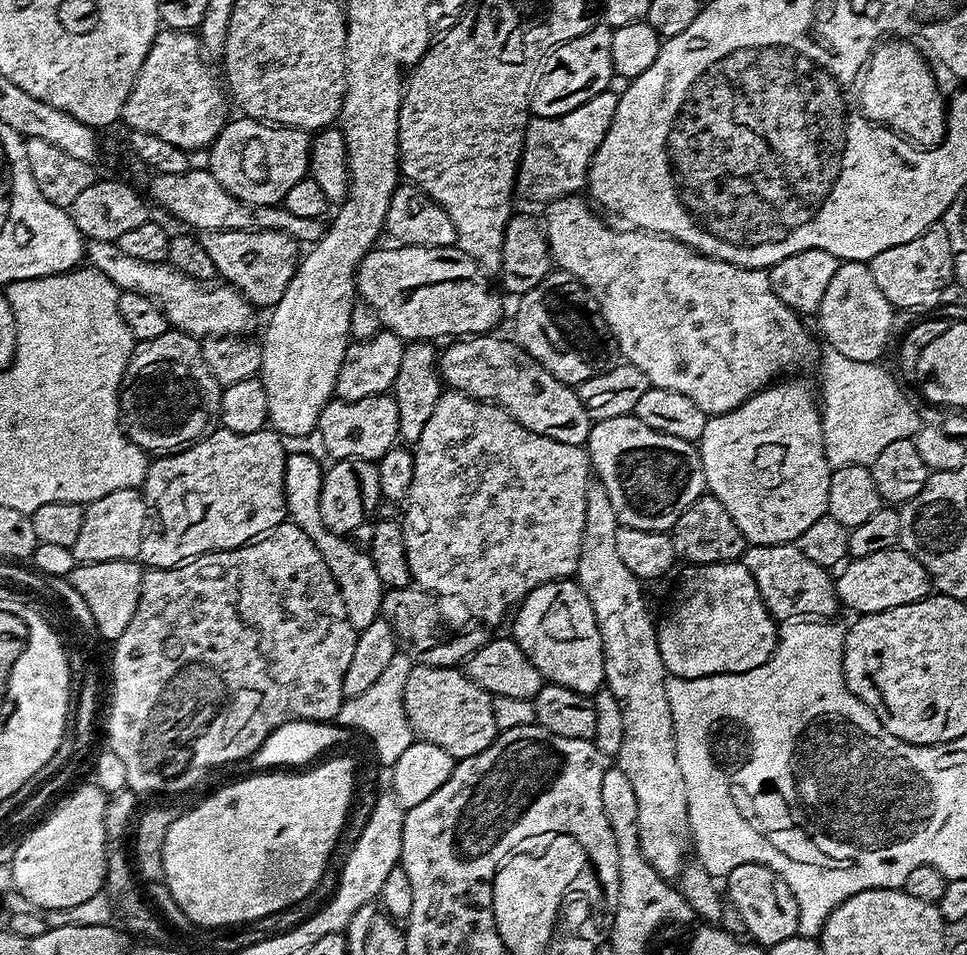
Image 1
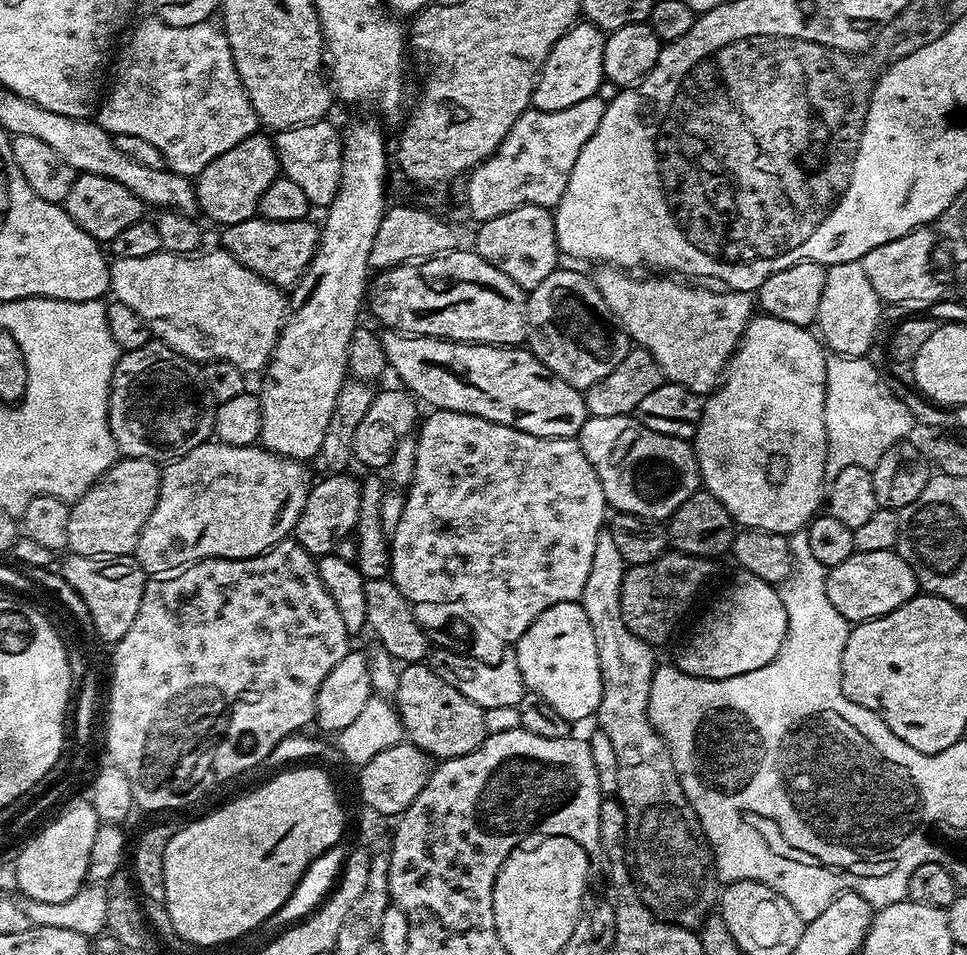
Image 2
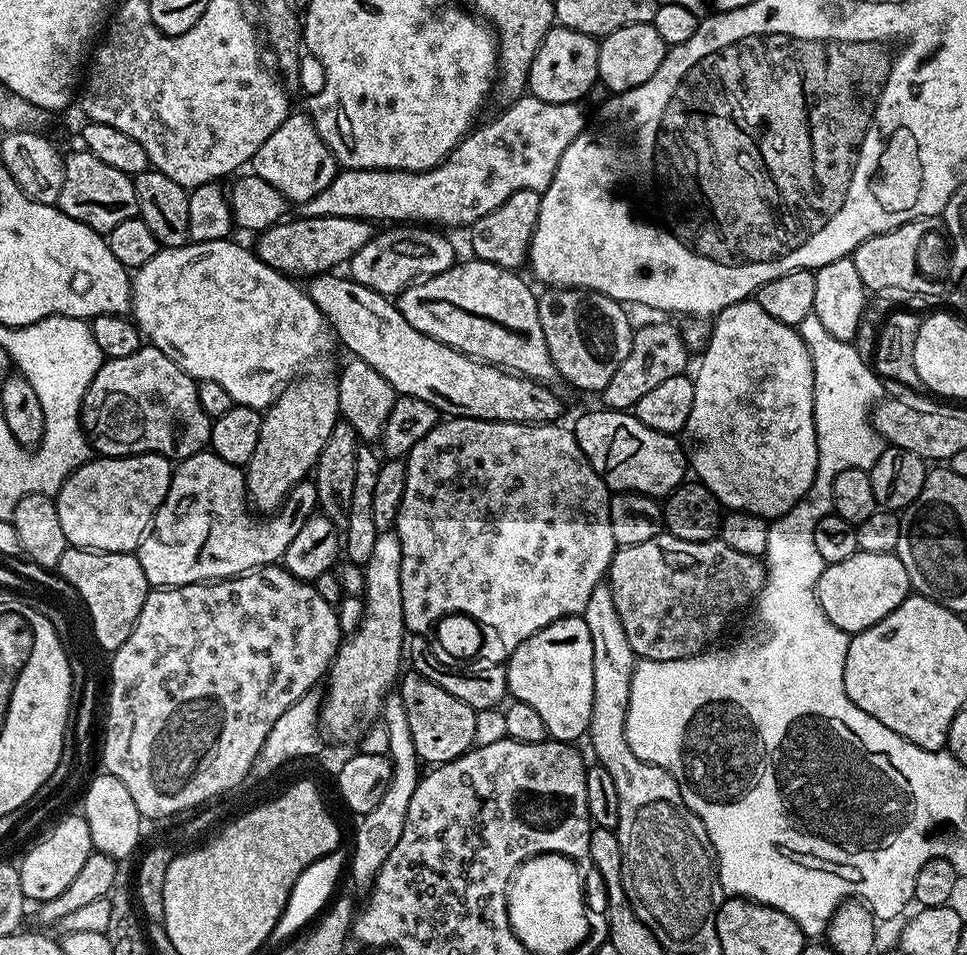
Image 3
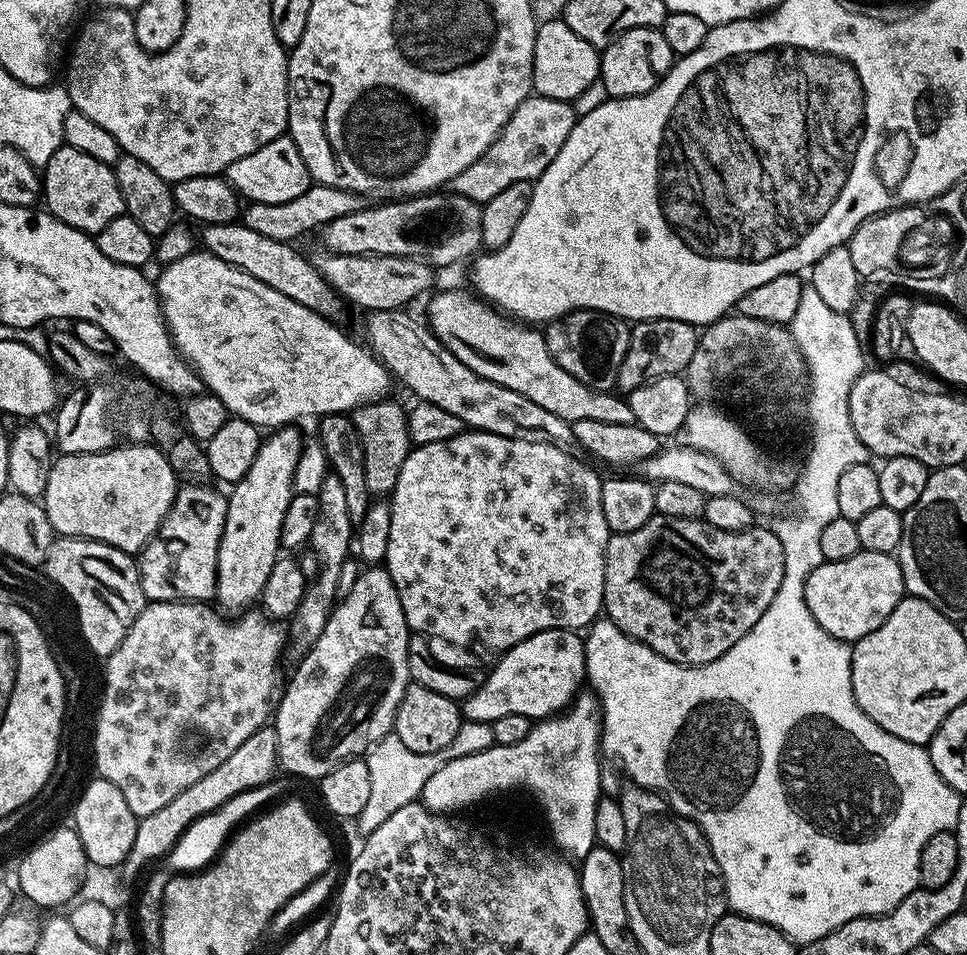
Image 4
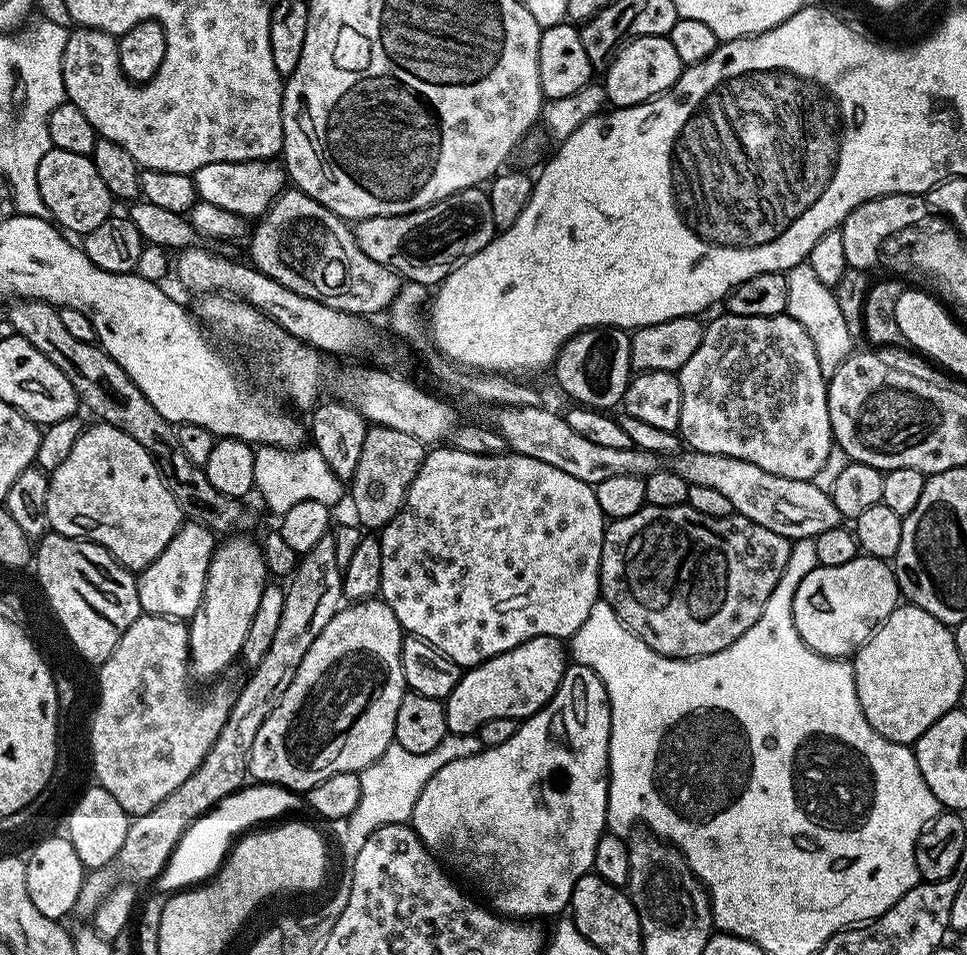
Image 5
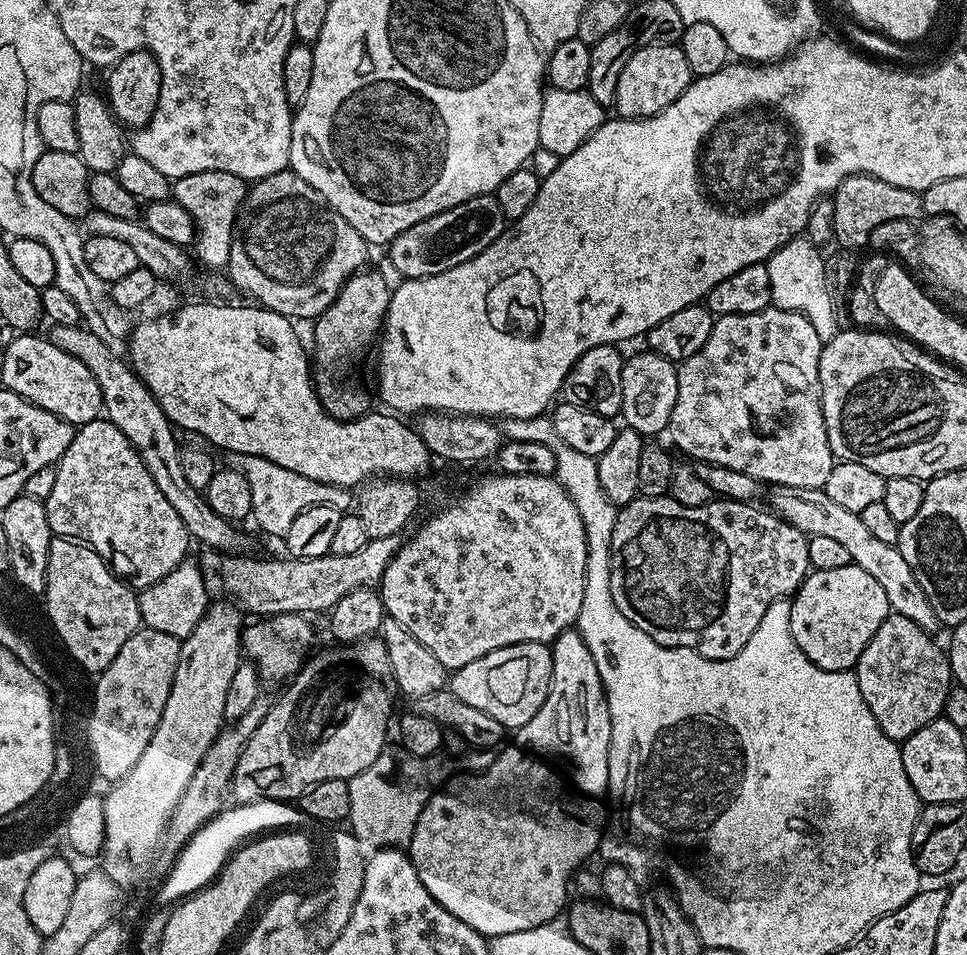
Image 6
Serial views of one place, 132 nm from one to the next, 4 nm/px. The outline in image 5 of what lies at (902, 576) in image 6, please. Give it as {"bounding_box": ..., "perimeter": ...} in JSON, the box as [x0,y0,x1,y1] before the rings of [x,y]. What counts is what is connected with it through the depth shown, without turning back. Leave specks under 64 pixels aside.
{"bounding_box":[670,450,842,540],"perimeter":[[[691,450],[671,457],[670,467],[689,485],[714,486],[730,502],[735,515],[750,518],[750,522],[758,522],[758,526],[766,526],[766,530],[774,530],[787,540],[815,538],[827,528],[841,527],[842,517],[831,495],[811,480],[778,478],[778,474],[766,474],[766,470],[754,466],[754,462],[742,462],[742,458]]]}

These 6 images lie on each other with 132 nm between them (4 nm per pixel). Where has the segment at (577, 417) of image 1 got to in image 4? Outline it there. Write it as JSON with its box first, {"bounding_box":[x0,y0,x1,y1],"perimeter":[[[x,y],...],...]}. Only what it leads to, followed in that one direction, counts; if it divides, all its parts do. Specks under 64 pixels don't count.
{"bounding_box":[202,222,346,318],"perimeter":[[[242,222],[205,224],[202,231],[204,231],[203,251],[222,258],[222,262],[230,262],[230,266],[238,270],[246,270],[246,274],[254,274],[258,282],[274,286],[278,294],[286,294],[286,298],[294,298],[294,302],[329,318],[336,318],[336,315],[346,308],[345,301],[329,286],[315,263],[311,259],[307,260],[291,243],[266,238],[263,234],[250,230],[250,226]]]}

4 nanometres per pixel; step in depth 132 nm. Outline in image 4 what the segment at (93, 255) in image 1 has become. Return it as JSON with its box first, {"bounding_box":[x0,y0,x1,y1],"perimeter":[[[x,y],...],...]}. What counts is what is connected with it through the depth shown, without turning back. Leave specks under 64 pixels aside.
{"bounding_box":[154,250,394,430],"perimeter":[[[193,250],[186,258],[178,258],[178,262],[165,264],[159,271],[160,277],[155,277],[154,280],[156,295],[160,298],[160,309],[164,315],[168,333],[172,335],[172,340],[176,343],[176,349],[195,368],[205,389],[214,393],[218,398],[222,398],[222,402],[233,417],[250,422],[261,430],[275,430],[295,425],[300,422],[296,420],[304,420],[307,416],[319,418],[339,412],[350,414],[363,404],[373,404],[374,401],[383,400],[389,395],[388,387],[394,384],[393,377],[363,343],[355,344],[342,329],[332,325],[335,323],[329,317],[322,316],[319,312],[294,302],[294,298],[286,298],[286,294],[278,294],[274,286],[266,286],[266,282],[258,282],[254,274],[246,274],[246,270],[238,270],[230,266],[230,262],[222,262],[222,258],[203,250]]]}

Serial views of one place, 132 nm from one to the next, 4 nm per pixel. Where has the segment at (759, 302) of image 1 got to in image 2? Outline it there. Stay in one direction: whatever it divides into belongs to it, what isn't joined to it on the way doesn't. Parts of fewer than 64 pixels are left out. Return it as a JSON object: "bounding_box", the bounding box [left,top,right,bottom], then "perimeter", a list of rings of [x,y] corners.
{"bounding_box":[594,266,754,398],"perimeter":[[[600,266],[597,267],[597,272],[594,272],[594,279],[596,281],[596,289],[598,294],[602,294],[602,298],[606,302],[606,306],[612,312],[613,316],[616,317],[616,323],[623,328],[624,333],[627,334],[629,341],[633,345],[650,350],[650,354],[658,362],[658,366],[664,371],[665,377],[673,384],[681,384],[686,386],[692,392],[696,393],[697,396],[704,398],[709,394],[716,391],[724,374],[724,369],[728,366],[728,360],[736,353],[736,345],[739,344],[742,334],[744,333],[744,327],[748,325],[749,320],[754,315],[754,300],[751,295],[747,292],[734,292],[731,290],[719,290],[715,292],[712,288],[695,288],[695,283],[692,282],[681,282],[676,278],[665,278],[660,274],[648,274],[652,276],[636,276],[640,274],[633,274],[631,271],[617,268],[615,266]]]}

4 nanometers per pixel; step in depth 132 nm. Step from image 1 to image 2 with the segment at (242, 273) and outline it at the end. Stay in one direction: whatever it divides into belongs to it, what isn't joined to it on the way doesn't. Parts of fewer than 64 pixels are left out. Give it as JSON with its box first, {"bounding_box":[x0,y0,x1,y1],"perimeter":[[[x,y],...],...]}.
{"bounding_box":[219,218,320,290],"perimeter":[[[253,218],[246,222],[234,222],[223,229],[220,236],[219,247],[229,252],[246,270],[258,274],[264,280],[269,280],[275,288],[291,290],[304,276],[304,272],[310,266],[310,262],[316,253],[316,247],[320,245],[320,228],[311,224],[311,219],[300,221],[270,221],[263,218]]]}

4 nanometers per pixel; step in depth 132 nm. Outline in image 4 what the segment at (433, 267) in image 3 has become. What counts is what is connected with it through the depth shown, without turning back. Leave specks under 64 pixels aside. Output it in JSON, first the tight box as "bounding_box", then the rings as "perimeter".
{"bounding_box":[314,250,432,313],"perimeter":[[[327,250],[321,253],[320,257],[315,257],[314,263],[329,286],[349,305],[357,304],[369,313],[404,308],[432,284],[432,265],[411,256],[347,256]]]}

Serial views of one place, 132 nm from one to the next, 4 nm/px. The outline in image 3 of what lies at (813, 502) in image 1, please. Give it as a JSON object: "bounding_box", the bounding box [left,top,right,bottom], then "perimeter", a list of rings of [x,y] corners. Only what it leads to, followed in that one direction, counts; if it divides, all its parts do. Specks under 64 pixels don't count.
{"bounding_box":[686,298,818,518],"perimeter":[[[754,298],[739,300],[723,308],[715,317],[708,333],[708,343],[702,349],[704,357],[694,371],[694,406],[690,406],[690,418],[686,436],[692,439],[690,448],[690,468],[696,471],[695,479],[714,493],[725,509],[737,512],[749,512],[752,516],[775,518],[784,516],[805,496],[816,477],[818,466],[818,446],[816,445],[816,427],[814,426],[814,366],[808,353],[806,342],[793,325],[778,322],[778,318],[770,318],[762,306]]]}

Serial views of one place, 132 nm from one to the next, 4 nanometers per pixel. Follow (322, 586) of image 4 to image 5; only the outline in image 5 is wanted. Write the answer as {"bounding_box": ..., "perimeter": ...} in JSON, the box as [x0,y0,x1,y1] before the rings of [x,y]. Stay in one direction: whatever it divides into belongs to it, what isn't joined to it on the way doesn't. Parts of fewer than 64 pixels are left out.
{"bounding_box":[74,535,345,918],"perimeter":[[[335,535],[324,536],[322,542],[314,546],[314,550],[299,557],[296,570],[286,584],[282,618],[278,621],[274,643],[270,645],[270,650],[266,650],[266,658],[262,658],[262,662],[251,669],[252,677],[241,686],[240,693],[235,693],[226,726],[222,726],[222,734],[218,734],[210,754],[206,754],[202,766],[198,766],[198,770],[194,770],[194,774],[190,774],[190,778],[186,778],[186,782],[182,782],[174,794],[158,802],[154,810],[131,821],[126,840],[113,863],[85,875],[74,909],[77,917],[91,918],[106,894],[121,881],[155,881],[160,871],[168,865],[168,859],[172,857],[176,843],[184,837],[186,829],[227,796],[245,787],[249,779],[248,759],[252,756],[254,738],[258,730],[262,730],[262,722],[266,722],[282,694],[286,694],[286,686],[294,682],[294,674],[298,674],[298,666],[302,666],[302,658],[306,658],[306,650],[310,650],[314,638],[326,630],[326,622],[330,622],[330,618],[334,618],[334,614],[345,603],[344,573],[334,555],[335,542]]]}

